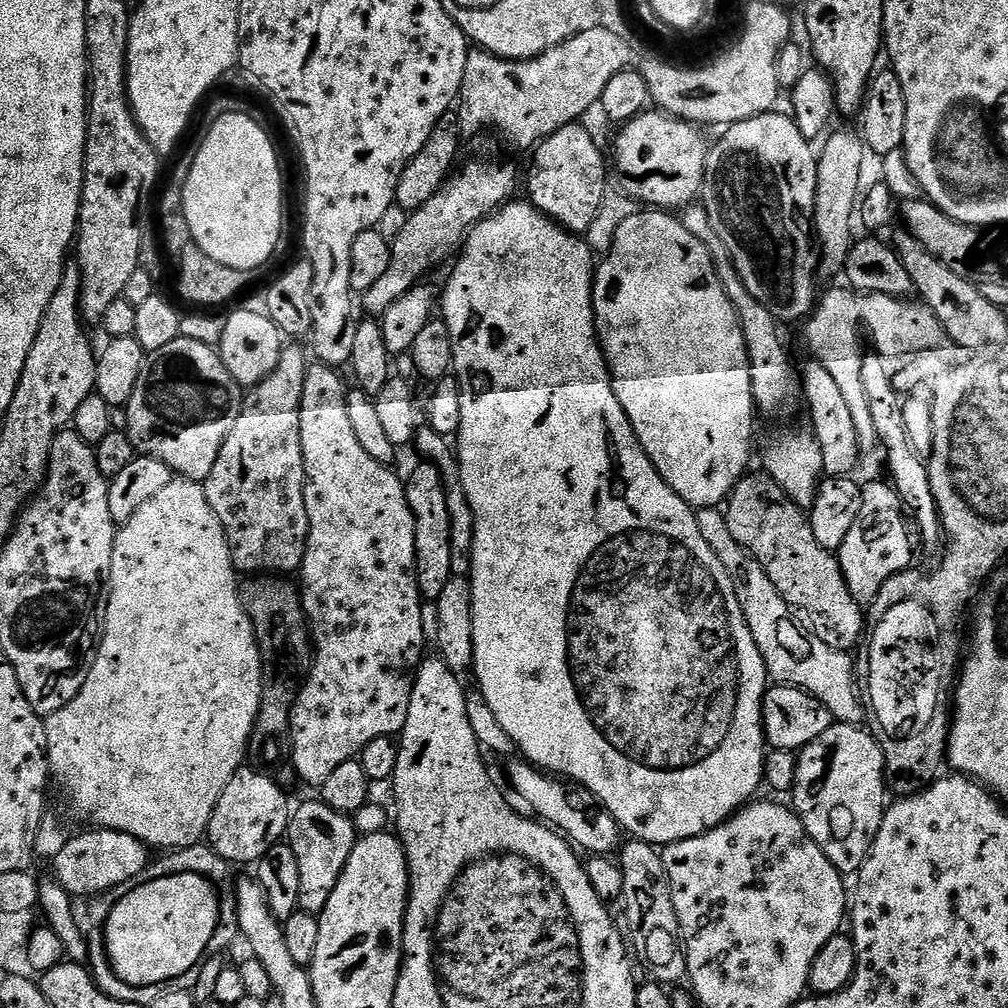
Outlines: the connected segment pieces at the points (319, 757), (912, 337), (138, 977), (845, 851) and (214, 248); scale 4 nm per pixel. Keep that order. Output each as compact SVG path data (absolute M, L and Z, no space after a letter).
M319 362L308 365L306 386L302 386L302 406L300 407L300 433L302 434L302 454L304 455L304 497L306 498L306 514L308 515L308 549L304 555L302 577L302 599L304 612L312 633L314 659L312 670L300 689L296 705L292 711L292 751L290 764L296 767L296 772L308 784L319 786L330 778L330 773L342 762L355 760L367 744L374 738L383 736L399 737L400 731L406 726L406 718L410 710L412 697L412 682L416 678L416 670L425 659L424 653L424 608L420 587L416 581L416 543L414 542L414 526L416 519L410 510L410 502L406 498L405 481L392 473L387 464L379 464L358 443L354 429L350 426L350 417L346 414L346 398L348 392L344 388L341 373L335 368Z
M843 287L832 288L825 296L823 293L819 297L816 307L803 325L804 340L812 351L811 359L819 361L830 372L846 398L847 409L851 411L858 434L858 468L861 473L864 471L863 479L871 482L881 479L886 461L878 430L874 430L874 422L870 419L870 402L866 402L866 390L862 390L862 362L866 349L860 341L860 327L864 327L872 335L872 340L876 343L875 351L885 358L912 358L917 354L932 354L937 351L935 348L949 347L950 341L936 315L923 302L911 304L913 301L908 298L857 292L851 287Z
M198 873L174 874L145 884L137 883L117 902L103 927L109 960L118 978L132 987L167 985L175 982L194 965L201 963L219 925L222 900L221 897L216 897L216 891L217 885L212 883L209 877L199 876Z
M836 722L830 730L826 730L826 734L807 744L799 753L796 781L790 793L791 807L804 824L804 829L808 831L810 838L814 838L822 854L826 854L826 858L830 858L832 865L842 874L859 873L882 826L886 807L884 752L875 735L871 731L863 732L862 729L863 727L854 724Z
M247 111L226 114L207 125L209 127L208 133L205 134L204 141L201 142L200 149L196 152L196 157L191 157L190 160L192 169L190 170L190 178L184 187L184 213L186 214L186 222L190 226L193 244L197 244L206 254L210 254L210 258L214 258L214 262L222 262L222 266L230 266L251 273L252 268L262 267L275 254L276 247L280 244L280 231L284 228L284 180L280 177L280 160L276 157L276 148L272 145L267 130L258 121L251 120L248 115Z

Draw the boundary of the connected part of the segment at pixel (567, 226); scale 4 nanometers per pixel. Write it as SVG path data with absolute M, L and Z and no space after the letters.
M580 122L568 124L536 145L536 161L532 164L527 196L542 215L561 224L567 232L577 234L587 233L590 222L594 222L594 214L598 214L604 196L610 190L609 161L608 164L604 161L603 150L582 125Z

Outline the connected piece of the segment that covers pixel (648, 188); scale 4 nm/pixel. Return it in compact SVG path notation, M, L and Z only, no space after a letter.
M645 110L640 113L639 116L635 116L634 119L628 121L627 124L623 125L619 129L620 137L616 140L616 164L614 160L614 176L620 179L620 184L618 184L619 191L623 192L624 195L629 196L631 200L635 200L637 205L647 206L652 210L676 210L672 208L677 208L677 210L683 210L693 203L692 200L701 195L702 189L704 187L704 167L708 161L708 150L709 145L704 144L704 136L699 127L694 124L688 124L685 120L677 120L675 116L667 115L659 110Z

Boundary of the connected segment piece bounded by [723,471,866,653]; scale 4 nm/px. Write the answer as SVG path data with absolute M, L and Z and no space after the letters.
M763 471L754 472L745 474L732 488L732 494L723 509L724 521L730 534L734 534L734 542L741 544L745 552L756 559L758 567L768 575L770 582L774 582L780 597L807 621L811 631L822 638L826 646L839 652L851 653L852 647L859 642L860 635L863 632L865 635L866 624L864 628L864 616L860 613L863 612L862 605L856 601L854 594L850 594L850 586L846 584L839 559L829 549L818 546L811 519L806 515L805 509L789 498L779 482Z

